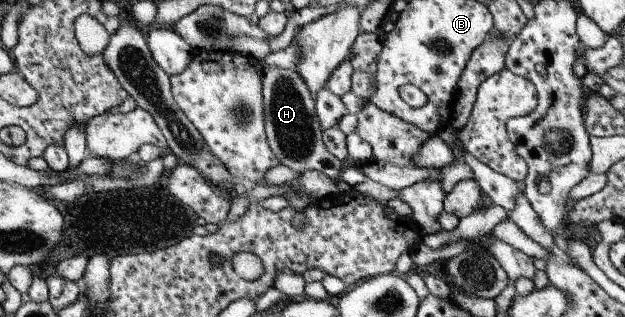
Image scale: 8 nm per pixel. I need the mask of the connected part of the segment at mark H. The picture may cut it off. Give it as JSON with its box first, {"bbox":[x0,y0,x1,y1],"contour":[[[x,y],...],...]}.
{"bbox":[259,66,350,192],"contour":[[[279,66],[259,68],[261,95],[263,96],[263,127],[265,137],[278,162],[302,174],[305,170],[319,170],[336,183],[338,192],[350,187],[339,179],[340,161],[325,148],[321,139],[321,126],[314,112],[312,93],[294,69]]]}

